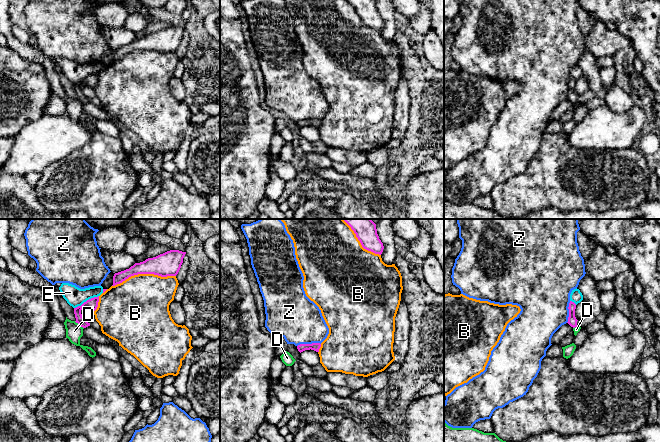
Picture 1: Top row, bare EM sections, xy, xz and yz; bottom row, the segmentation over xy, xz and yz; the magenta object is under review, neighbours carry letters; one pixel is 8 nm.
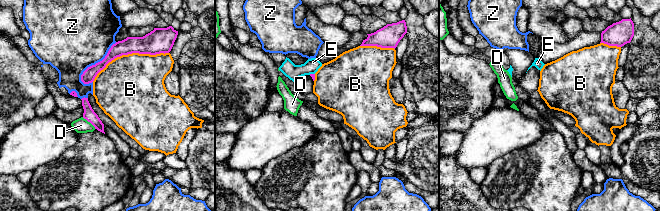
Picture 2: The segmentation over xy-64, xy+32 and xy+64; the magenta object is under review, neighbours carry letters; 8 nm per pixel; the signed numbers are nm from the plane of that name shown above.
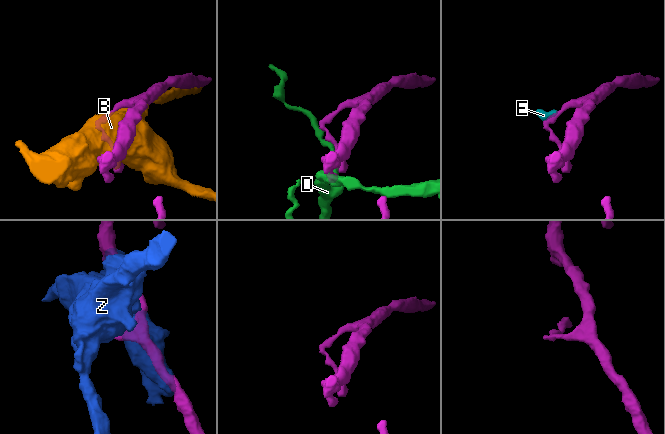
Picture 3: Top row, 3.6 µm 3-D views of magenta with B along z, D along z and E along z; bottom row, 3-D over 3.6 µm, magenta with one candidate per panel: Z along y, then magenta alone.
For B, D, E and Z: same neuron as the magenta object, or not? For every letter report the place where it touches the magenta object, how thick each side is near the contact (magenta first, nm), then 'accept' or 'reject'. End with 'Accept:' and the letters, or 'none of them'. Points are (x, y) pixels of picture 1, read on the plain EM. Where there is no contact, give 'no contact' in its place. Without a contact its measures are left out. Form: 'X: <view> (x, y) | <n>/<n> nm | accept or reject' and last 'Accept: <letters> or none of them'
B: xy (143, 49) | 190/460 nm | reject
D: xy (79, 100) | 90/140 nm | reject
E: xy (87, 76) | 90/150 nm | reject
Z: xz (308, 120) | 60/380 nm | reject
Accept: none of them

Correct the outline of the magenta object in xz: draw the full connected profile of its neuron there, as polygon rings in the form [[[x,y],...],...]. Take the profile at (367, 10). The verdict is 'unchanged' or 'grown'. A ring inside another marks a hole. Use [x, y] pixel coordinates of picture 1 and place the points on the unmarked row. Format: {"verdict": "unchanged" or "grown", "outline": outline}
{"verdict": "unchanged", "outline": [[[348,0],[356,10],[362,23],[375,30],[381,31],[383,19],[377,10],[376,0]]]}

